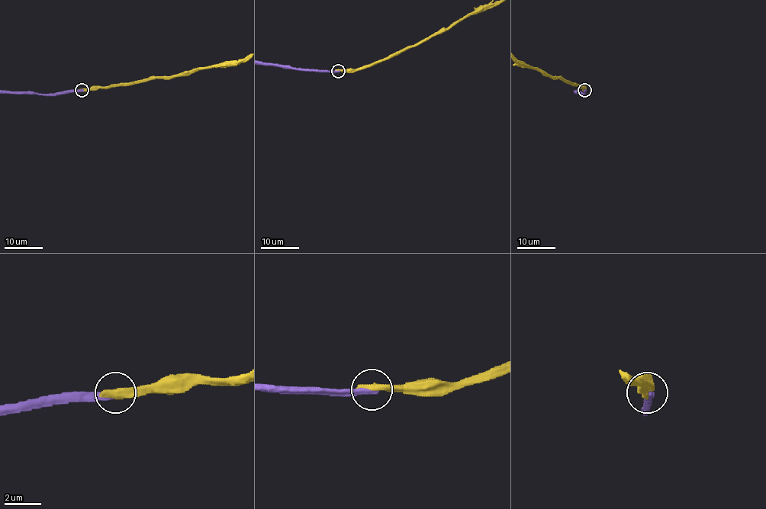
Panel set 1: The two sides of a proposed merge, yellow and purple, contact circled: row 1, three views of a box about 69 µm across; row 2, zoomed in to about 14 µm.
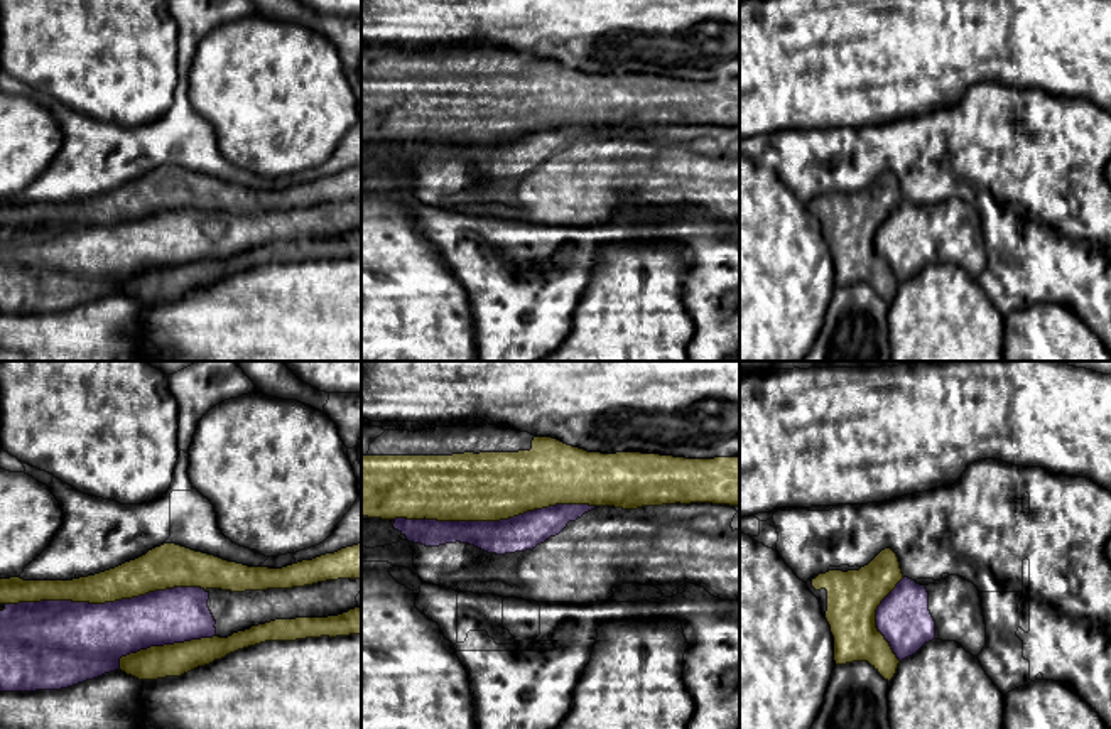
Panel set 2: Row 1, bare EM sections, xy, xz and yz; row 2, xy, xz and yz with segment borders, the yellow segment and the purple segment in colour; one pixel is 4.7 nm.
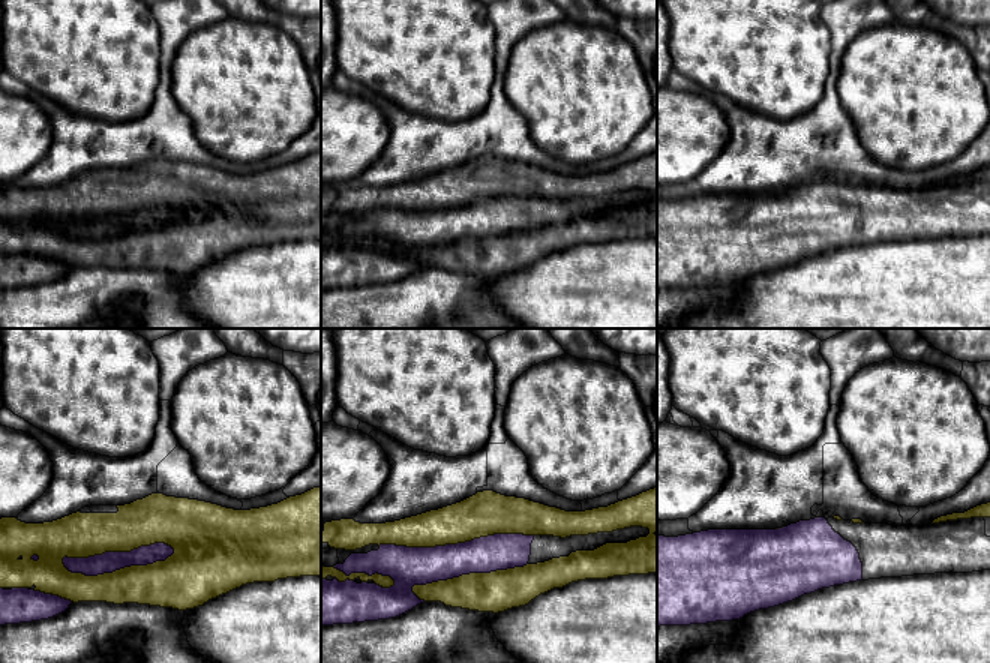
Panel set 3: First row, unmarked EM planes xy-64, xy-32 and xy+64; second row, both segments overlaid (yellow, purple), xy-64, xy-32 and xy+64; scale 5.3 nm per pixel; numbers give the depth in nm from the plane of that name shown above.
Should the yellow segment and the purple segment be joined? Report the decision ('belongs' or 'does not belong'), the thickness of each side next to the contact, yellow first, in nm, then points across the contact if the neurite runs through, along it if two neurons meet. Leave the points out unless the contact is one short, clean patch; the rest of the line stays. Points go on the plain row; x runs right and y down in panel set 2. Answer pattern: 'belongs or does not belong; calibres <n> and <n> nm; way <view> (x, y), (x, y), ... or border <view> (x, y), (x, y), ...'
does not belong; calibres 180 and 380 nm

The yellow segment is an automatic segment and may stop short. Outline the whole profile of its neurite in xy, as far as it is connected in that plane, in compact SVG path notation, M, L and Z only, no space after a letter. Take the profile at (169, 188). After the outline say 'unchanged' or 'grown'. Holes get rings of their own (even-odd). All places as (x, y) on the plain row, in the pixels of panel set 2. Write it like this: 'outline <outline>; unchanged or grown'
outline M164 165L115 191L73 202L0 201L0 226L41 223L105 226L174 209L245 214L360 199L361 165L282 191L248 189Z; unchanged

